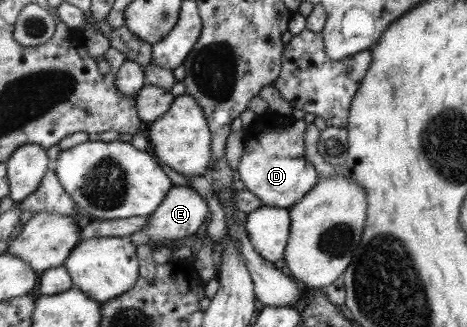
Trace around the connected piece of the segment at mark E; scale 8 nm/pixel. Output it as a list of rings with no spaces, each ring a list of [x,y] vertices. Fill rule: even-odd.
[[[174,186],[171,191],[167,193],[167,197],[159,205],[158,209],[151,216],[149,216],[148,223],[138,231],[135,231],[129,236],[129,239],[135,242],[135,245],[164,245],[166,241],[174,241],[173,246],[176,245],[176,239],[190,240],[190,235],[198,231],[198,227],[204,223],[208,213],[208,205],[206,201],[196,195],[194,191],[190,191],[188,186]]]

